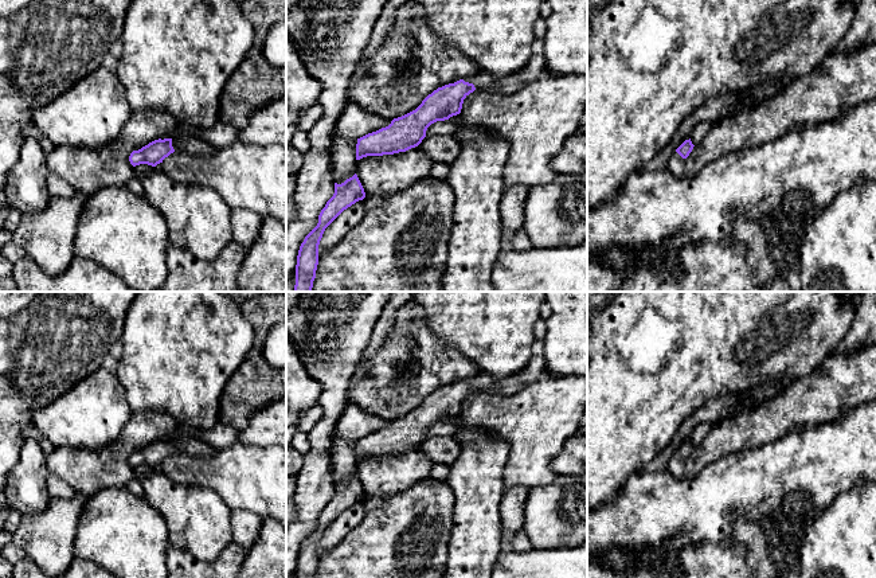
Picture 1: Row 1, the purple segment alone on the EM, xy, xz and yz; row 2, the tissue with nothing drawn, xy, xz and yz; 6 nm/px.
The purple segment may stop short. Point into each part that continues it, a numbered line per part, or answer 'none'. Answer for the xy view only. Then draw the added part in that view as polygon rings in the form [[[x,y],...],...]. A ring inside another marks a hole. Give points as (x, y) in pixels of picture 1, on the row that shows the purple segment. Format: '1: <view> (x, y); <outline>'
1: xy (194, 145); [[[181,134],[172,138],[172,147],[175,151],[183,151],[196,156],[211,156],[216,151],[216,148],[198,137],[185,137]]]

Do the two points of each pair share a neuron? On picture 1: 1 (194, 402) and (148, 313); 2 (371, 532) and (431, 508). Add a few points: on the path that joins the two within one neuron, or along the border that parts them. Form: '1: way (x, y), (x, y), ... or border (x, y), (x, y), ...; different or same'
1: way (186, 381), (179, 364), (179, 344), (169, 335); same
2: way (386, 532), (395, 532), (417, 512); same

